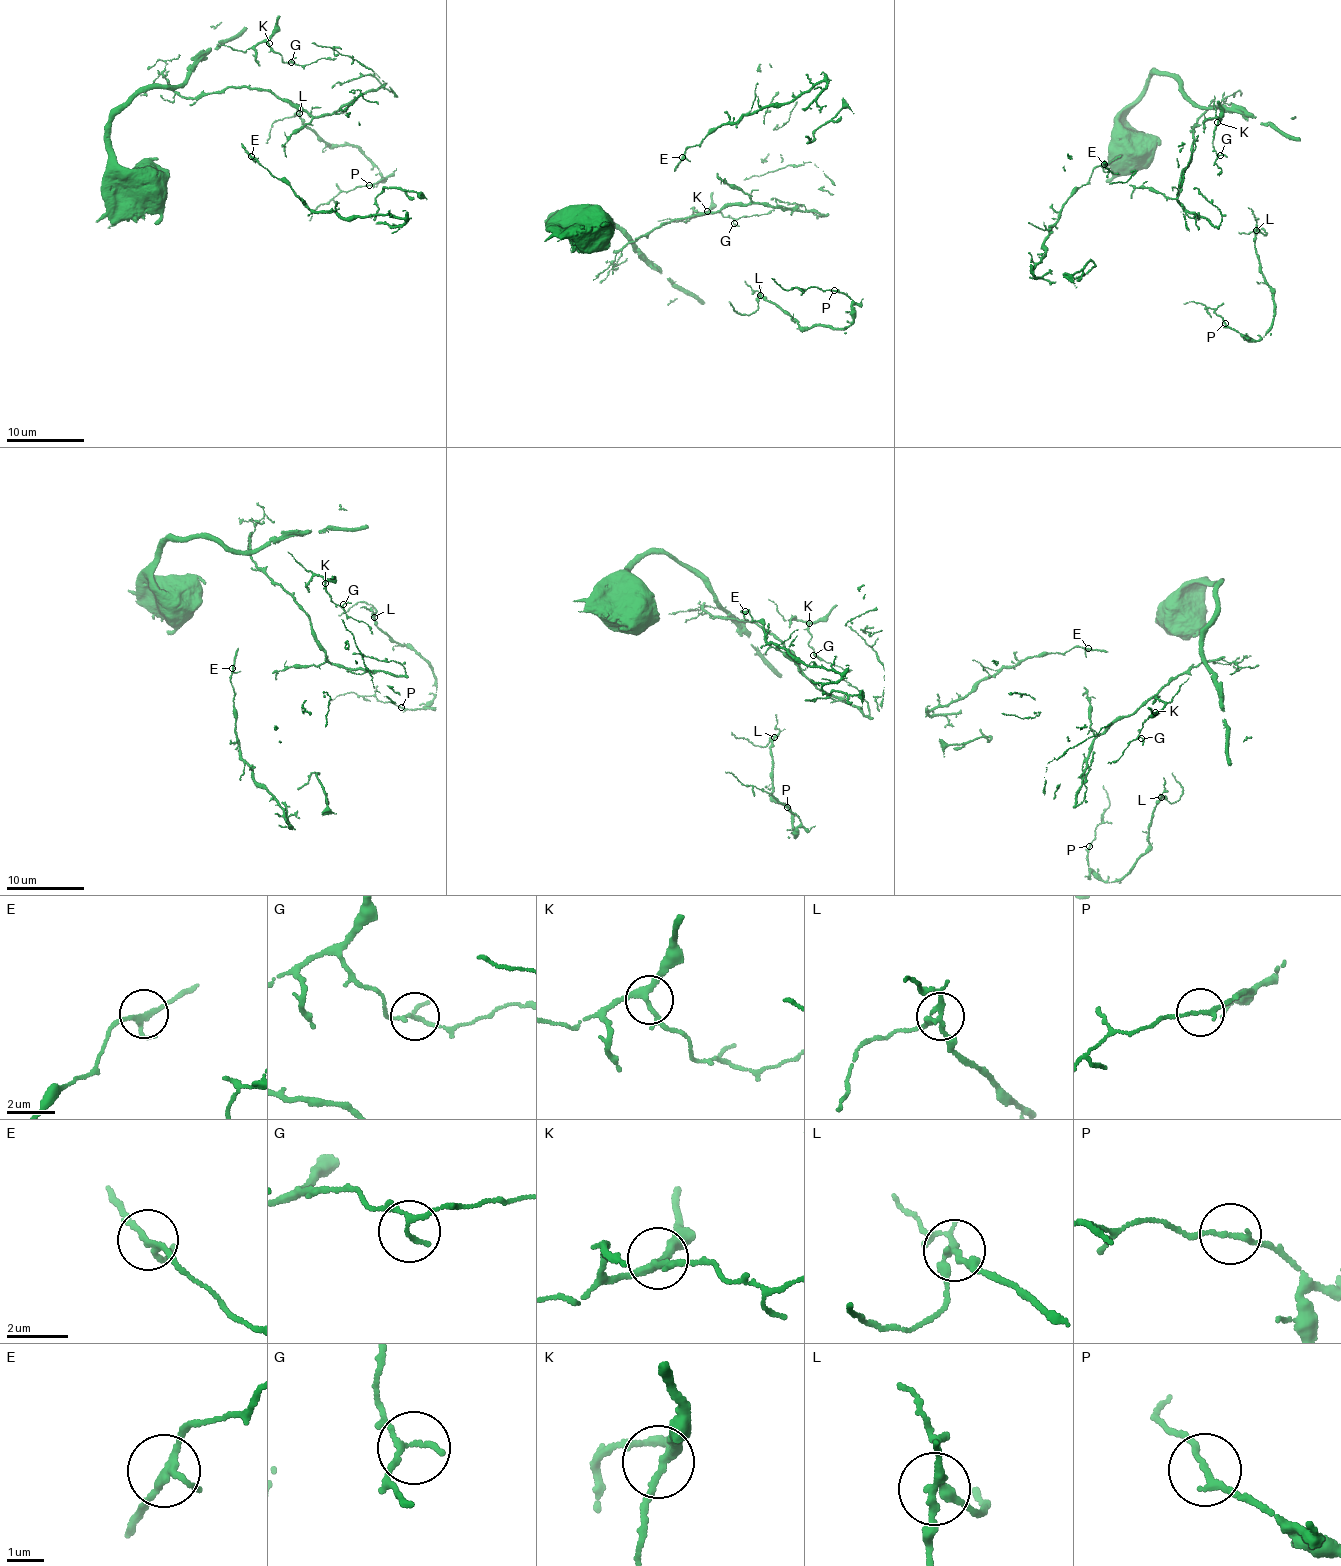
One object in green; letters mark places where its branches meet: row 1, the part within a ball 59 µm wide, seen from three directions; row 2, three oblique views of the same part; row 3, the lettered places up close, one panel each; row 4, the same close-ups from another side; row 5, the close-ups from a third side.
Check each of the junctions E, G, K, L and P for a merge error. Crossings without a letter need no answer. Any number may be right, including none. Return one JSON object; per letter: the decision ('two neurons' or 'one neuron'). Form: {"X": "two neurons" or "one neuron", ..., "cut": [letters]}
{"E": "one neuron", "G": "one neuron", "K": "one neuron", "L": "one neuron", "P": "one neuron", "cut": []}

